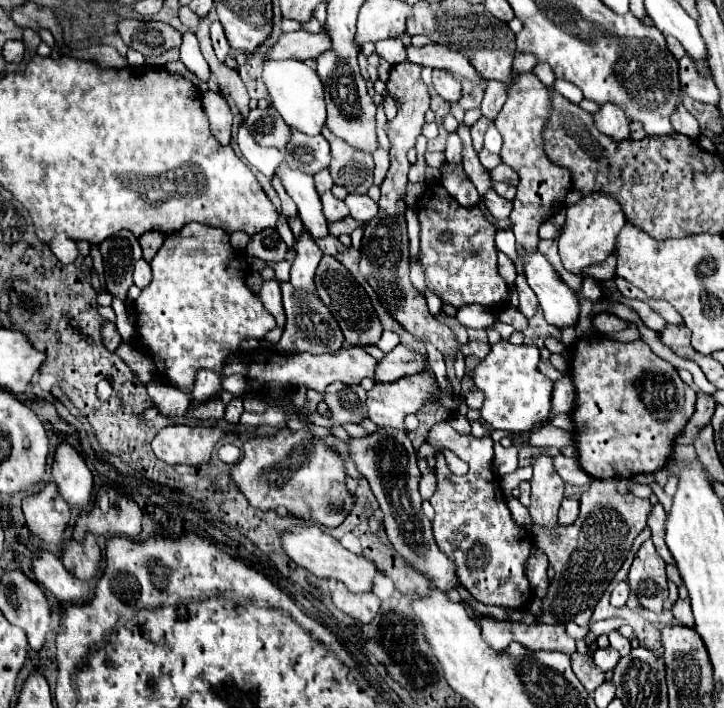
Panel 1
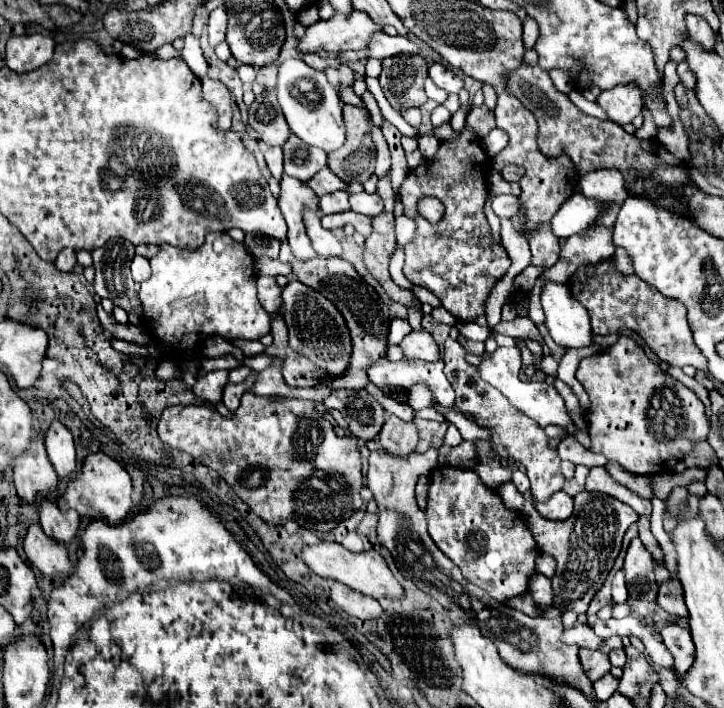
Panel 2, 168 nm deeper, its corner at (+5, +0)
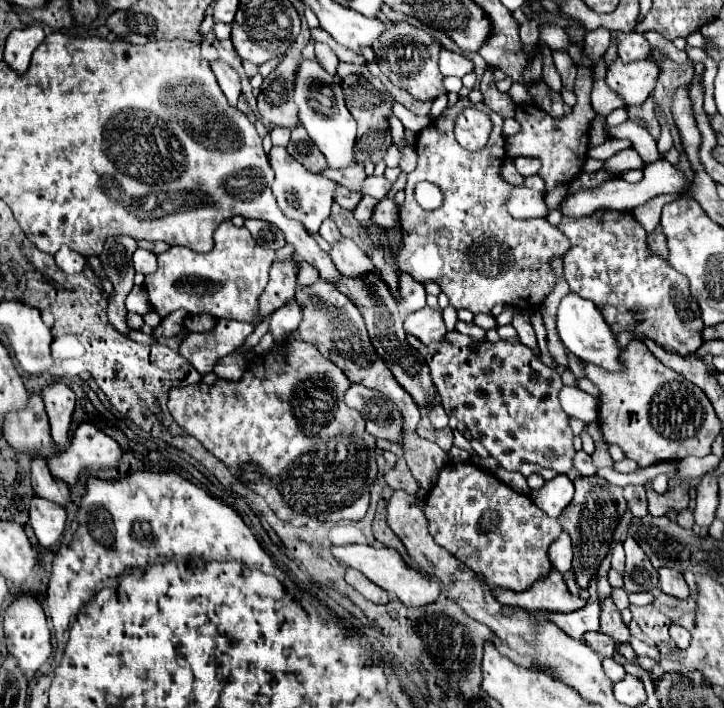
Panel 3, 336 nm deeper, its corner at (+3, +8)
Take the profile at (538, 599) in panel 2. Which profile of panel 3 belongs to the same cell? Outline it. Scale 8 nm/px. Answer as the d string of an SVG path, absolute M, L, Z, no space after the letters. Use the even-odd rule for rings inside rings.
M551 569L547 577L535 581L523 593L492 587L487 583L486 585L503 605L519 607L529 613L571 613L585 605L581 597L569 593L563 575L557 569Z

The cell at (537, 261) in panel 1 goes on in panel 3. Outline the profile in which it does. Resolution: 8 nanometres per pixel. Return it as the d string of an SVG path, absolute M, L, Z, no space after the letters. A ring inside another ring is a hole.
M567 293L561 299L559 309L557 309L557 331L559 331L563 345L573 355L577 355L581 361L595 363L595 365L599 365L607 371L621 369L621 365L619 365L619 345L615 341L615 335L609 331L609 325L605 323L603 315L599 313L599 309L591 301L579 297L577 293Z

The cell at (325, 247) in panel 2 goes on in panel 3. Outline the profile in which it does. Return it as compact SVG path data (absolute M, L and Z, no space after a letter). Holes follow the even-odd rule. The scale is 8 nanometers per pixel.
M341 237L337 243L331 245L329 257L335 267L347 277L363 277L369 271L375 271L371 259L347 237Z

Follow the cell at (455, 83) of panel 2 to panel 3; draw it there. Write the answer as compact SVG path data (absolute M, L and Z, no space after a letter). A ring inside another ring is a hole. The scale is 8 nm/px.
M441 49L441 55L439 55L439 71L441 71L443 77L447 77L447 75L463 77L463 75L467 75L467 73L473 71L473 63L467 57L459 55L459 53Z

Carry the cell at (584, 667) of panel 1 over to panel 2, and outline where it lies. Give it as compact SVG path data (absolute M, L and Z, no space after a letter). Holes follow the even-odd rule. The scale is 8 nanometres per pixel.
M579 649L579 659L587 671L587 675L591 677L591 681L597 681L599 677L603 677L605 673L609 673L611 663L609 657L601 651L591 651L591 649Z

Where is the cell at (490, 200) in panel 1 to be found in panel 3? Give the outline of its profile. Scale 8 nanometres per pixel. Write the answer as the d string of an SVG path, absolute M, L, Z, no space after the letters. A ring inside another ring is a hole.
M513 187L507 199L507 209L515 219L533 219L545 217L547 207L543 201L543 193L527 187Z

